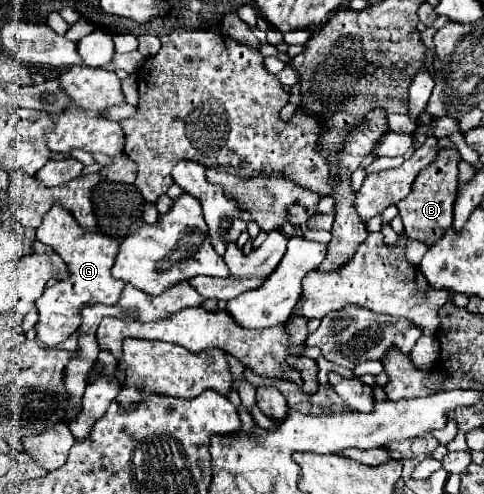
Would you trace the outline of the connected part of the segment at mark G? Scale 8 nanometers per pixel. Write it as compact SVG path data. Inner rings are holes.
M52 206L52 210L44 214L42 224L36 230L36 236L42 244L50 246L68 266L68 278L46 286L42 296L35 302L39 316L38 324L35 325L38 330L38 338L46 346L54 348L78 330L80 312L84 306L98 304L98 302L102 304L118 302L124 282L116 280L110 274L110 270L116 260L116 252L120 244L114 238L106 238L100 232L88 232L88 230L84 232L74 220L74 216L62 206Z

